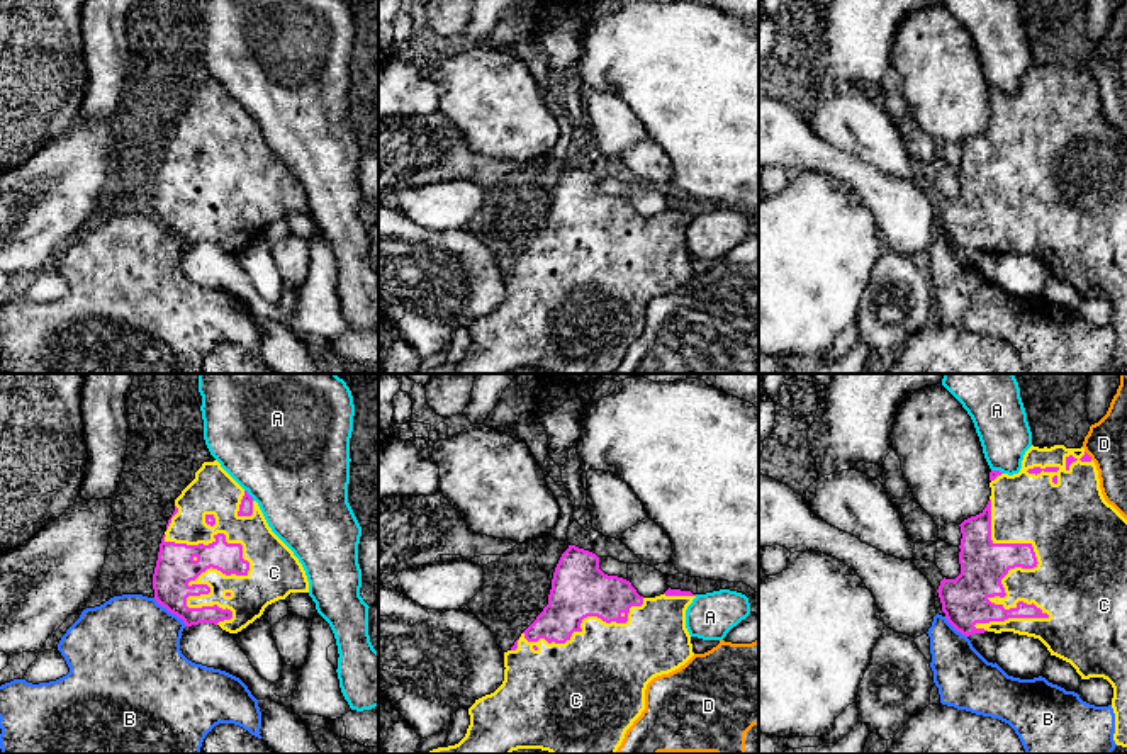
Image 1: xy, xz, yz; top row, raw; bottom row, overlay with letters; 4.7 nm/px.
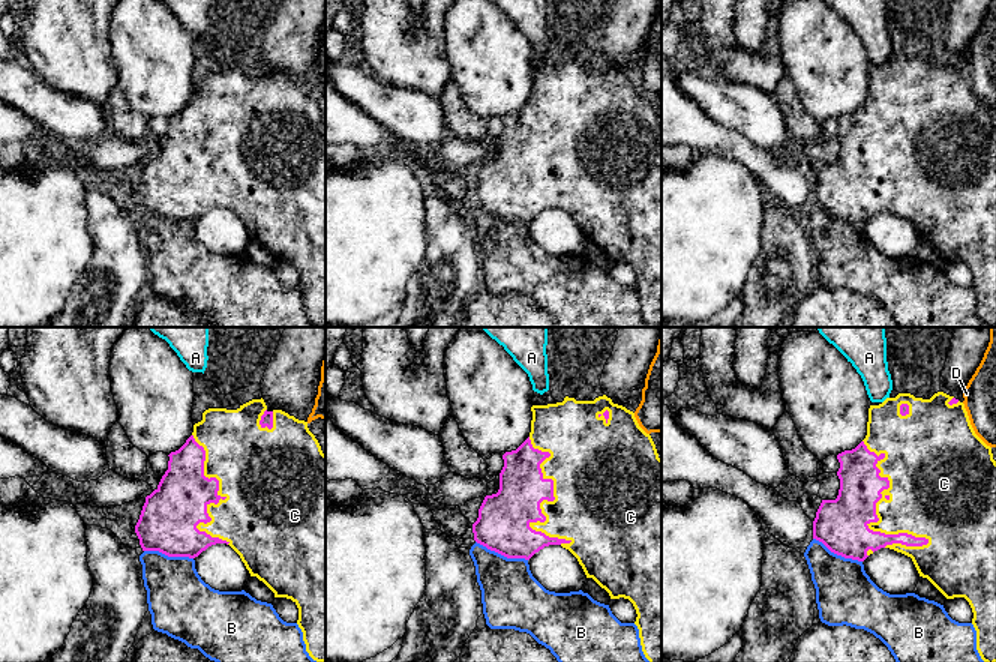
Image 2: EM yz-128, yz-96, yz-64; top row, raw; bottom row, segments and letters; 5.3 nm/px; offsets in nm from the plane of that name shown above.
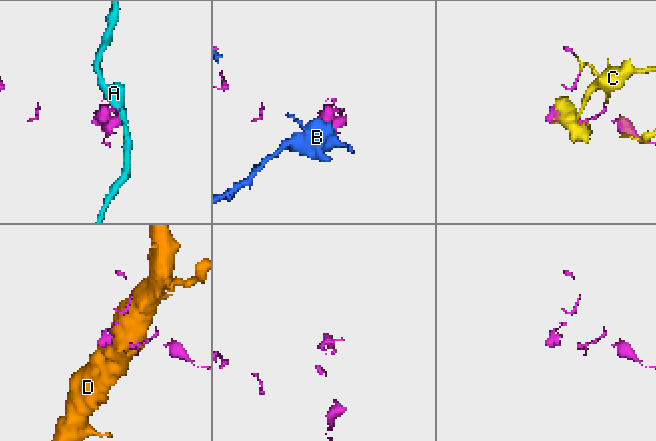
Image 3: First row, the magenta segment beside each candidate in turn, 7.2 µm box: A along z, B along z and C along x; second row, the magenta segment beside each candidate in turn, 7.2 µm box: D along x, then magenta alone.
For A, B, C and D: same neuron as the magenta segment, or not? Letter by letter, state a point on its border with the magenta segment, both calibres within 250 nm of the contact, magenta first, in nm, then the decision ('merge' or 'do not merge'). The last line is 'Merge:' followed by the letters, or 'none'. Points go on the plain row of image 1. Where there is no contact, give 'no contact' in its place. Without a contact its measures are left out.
A: contact xy (248, 114); calibres 60 and 500 nm; do not merge
B: contact xy (170, 231); calibres 190 and 480 nm; do not merge
C: contact yz (1020, 185); calibres 220 and 360 nm; merge
D: contact yz (1088, 75); calibres 40 and 190 nm; do not merge
Merge: C

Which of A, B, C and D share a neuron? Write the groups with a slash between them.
A / B / C / D

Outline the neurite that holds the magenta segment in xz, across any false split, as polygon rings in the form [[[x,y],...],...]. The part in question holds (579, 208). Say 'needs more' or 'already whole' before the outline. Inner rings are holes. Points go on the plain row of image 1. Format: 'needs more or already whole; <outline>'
needs more; [[[569,165],[552,199],[548,224],[504,272],[504,301],[468,328],[470,345],[465,357],[448,367],[414,374],[511,374],[518,369],[541,369],[550,374],[616,374],[626,350],[645,329],[647,304],[684,285],[692,275],[686,248],[686,229],[696,214],[667,209],[655,217],[643,217],[630,200],[608,195],[599,188],[599,177]]]

